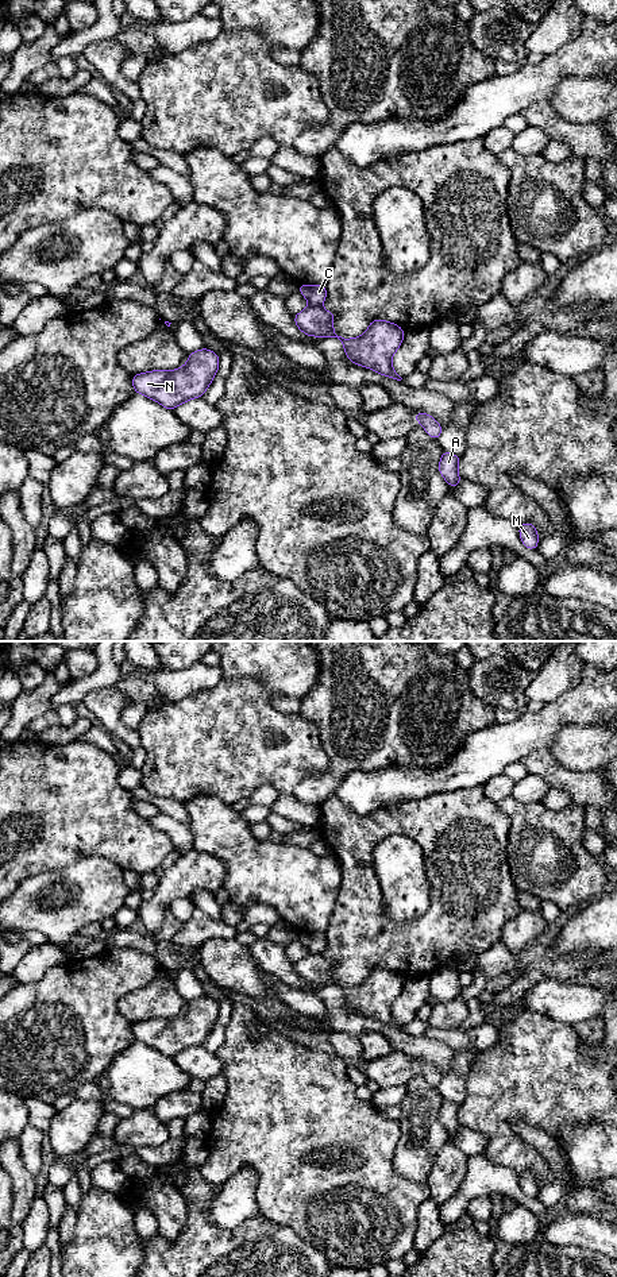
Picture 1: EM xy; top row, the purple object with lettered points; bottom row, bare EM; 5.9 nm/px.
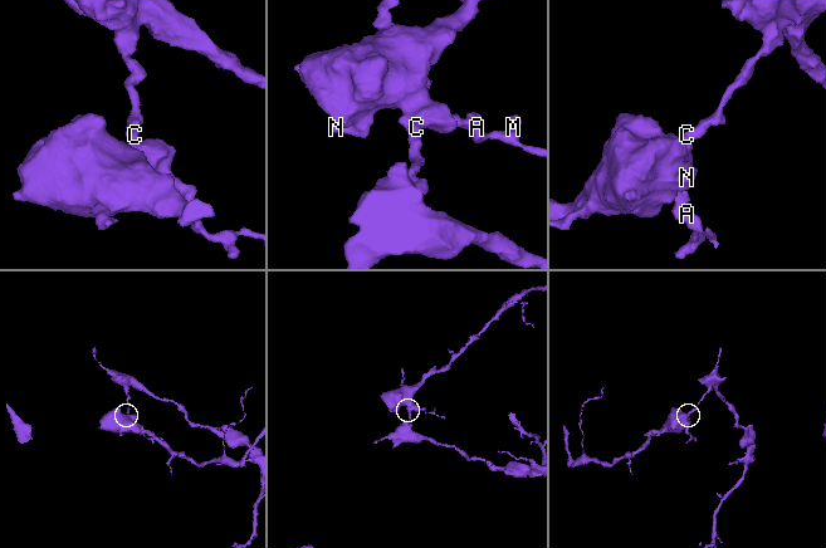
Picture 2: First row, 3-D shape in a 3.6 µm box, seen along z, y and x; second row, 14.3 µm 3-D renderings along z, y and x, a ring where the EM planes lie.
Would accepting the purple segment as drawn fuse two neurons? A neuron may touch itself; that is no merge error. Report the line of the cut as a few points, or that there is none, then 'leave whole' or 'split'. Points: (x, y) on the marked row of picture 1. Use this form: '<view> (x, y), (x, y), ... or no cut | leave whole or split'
xy (311, 304), (320, 307) | split

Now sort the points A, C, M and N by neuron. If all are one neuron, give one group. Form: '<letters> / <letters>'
A M N / C

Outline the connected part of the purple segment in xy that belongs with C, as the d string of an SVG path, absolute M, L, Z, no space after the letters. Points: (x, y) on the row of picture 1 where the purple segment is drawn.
M300 285L298 292L309 301L311 305L321 306L327 297L327 289L323 285Z

